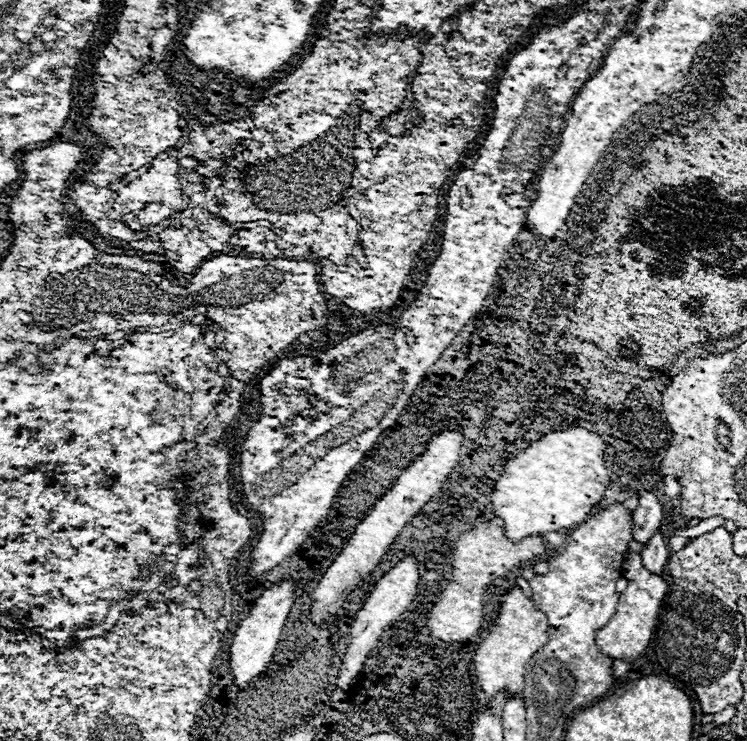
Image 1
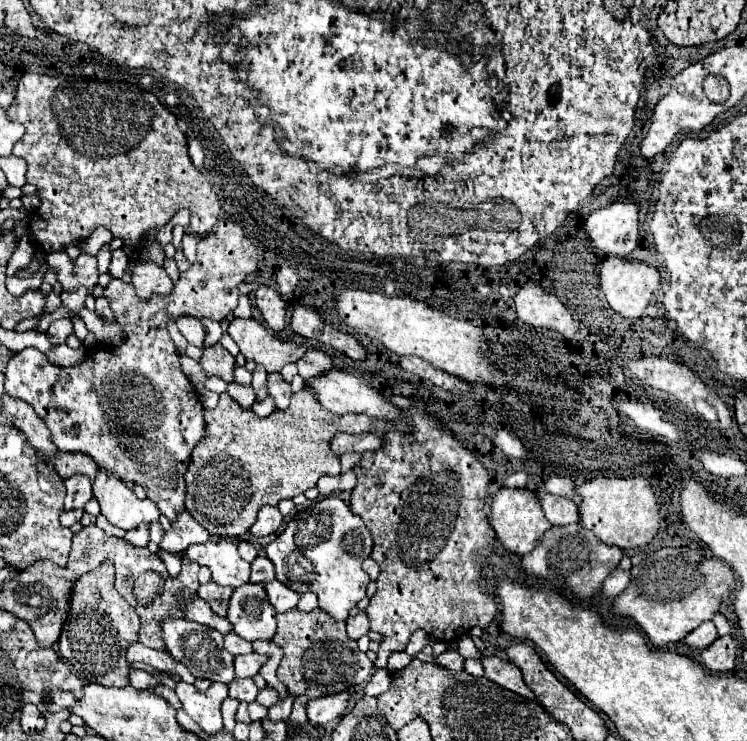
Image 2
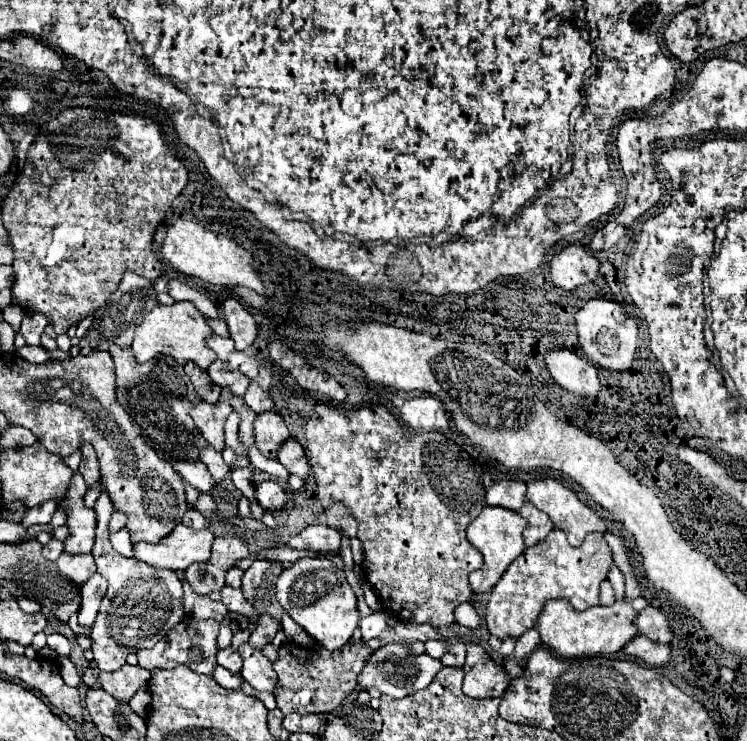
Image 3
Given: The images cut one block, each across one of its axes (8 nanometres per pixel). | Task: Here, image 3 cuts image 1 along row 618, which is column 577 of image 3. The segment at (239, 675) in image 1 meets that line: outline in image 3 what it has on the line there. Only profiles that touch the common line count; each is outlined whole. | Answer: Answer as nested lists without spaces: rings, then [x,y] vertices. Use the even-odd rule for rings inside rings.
[[[568,244],[550,260],[552,280],[564,290],[574,290],[580,284],[592,282],[598,276],[600,262],[580,244]]]

